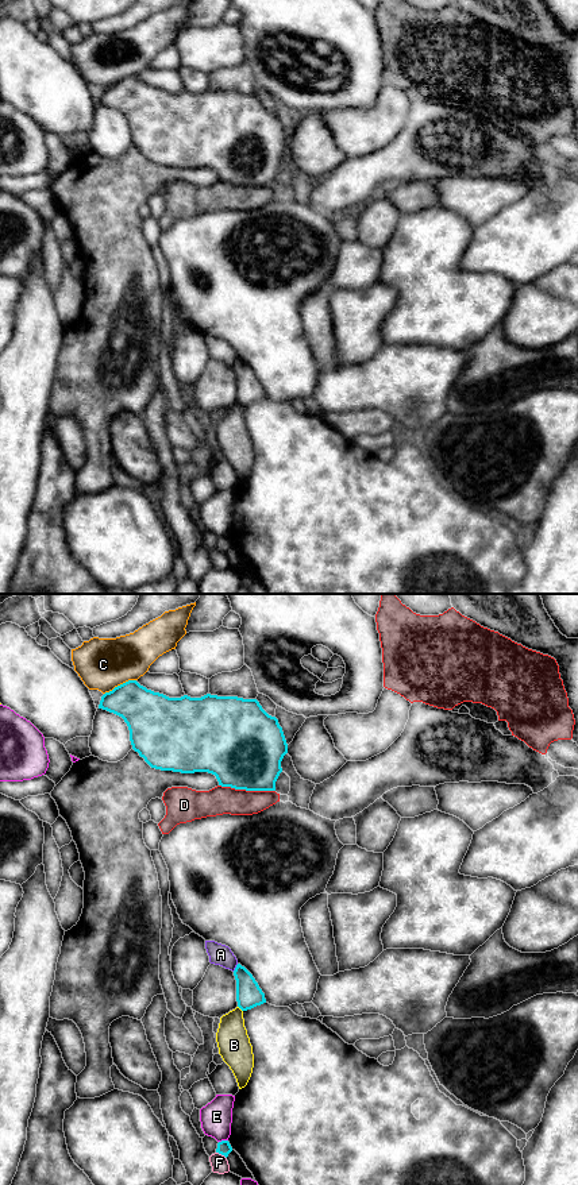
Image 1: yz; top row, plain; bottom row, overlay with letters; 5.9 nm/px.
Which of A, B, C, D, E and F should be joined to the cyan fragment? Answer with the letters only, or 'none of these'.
none of these

